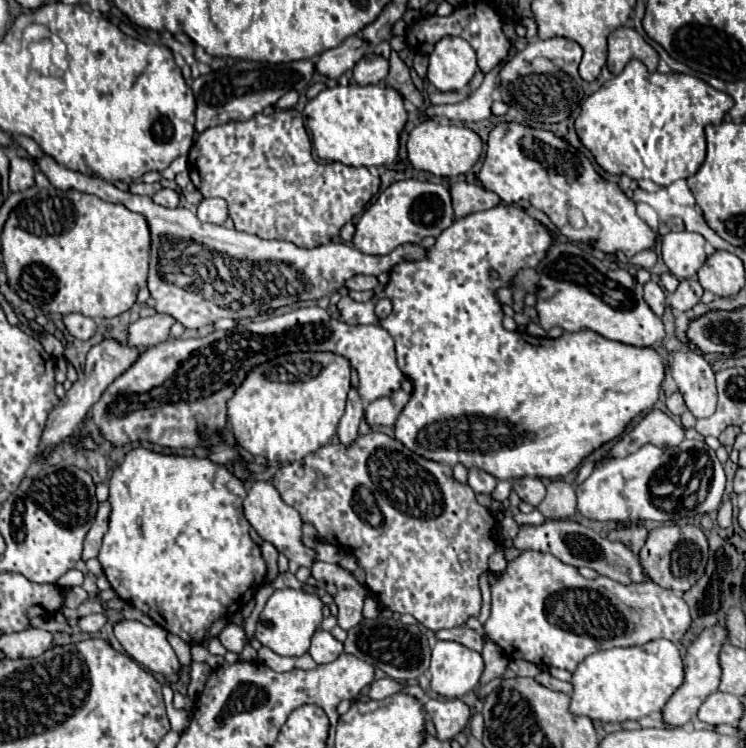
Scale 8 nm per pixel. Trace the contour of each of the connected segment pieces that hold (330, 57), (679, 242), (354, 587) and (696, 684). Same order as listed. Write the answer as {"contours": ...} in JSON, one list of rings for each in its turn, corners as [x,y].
{"contours":[[[[358,34],[350,36],[340,46],[324,50],[318,56],[318,60],[314,62],[314,68],[318,74],[322,74],[326,78],[340,78],[344,72],[354,68],[354,64],[366,54],[368,46],[370,44],[364,42]]],[[[668,232],[662,236],[662,260],[678,278],[692,278],[706,260],[706,240],[696,232]]],[[[314,562],[312,576],[320,582],[336,586],[334,602],[338,606],[338,626],[342,630],[356,626],[362,620],[362,606],[368,596],[368,586],[358,582],[346,568],[328,562]]],[[[716,624],[708,630],[704,630],[690,646],[688,646],[688,654],[684,658],[684,682],[682,686],[670,696],[670,700],[666,702],[666,706],[662,708],[662,722],[664,722],[664,728],[676,728],[676,726],[684,726],[688,724],[690,720],[694,720],[700,704],[712,694],[718,690],[718,684],[720,684],[720,664],[718,664],[718,652],[722,648],[722,644],[726,642],[728,634],[726,634],[726,628]]]]}

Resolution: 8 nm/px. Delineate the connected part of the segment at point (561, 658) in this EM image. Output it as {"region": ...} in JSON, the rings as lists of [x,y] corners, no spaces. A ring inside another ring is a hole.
{"region":[[[534,550],[520,552],[514,560],[506,564],[506,570],[498,574],[498,580],[490,584],[490,616],[484,624],[488,638],[498,644],[508,658],[516,654],[536,666],[556,666],[574,672],[576,666],[590,654],[614,646],[638,646],[656,638],[666,638],[674,644],[690,628],[690,610],[682,596],[666,590],[652,580],[620,584],[612,578],[598,576],[586,580],[574,566],[566,566],[552,554],[542,554]]]}

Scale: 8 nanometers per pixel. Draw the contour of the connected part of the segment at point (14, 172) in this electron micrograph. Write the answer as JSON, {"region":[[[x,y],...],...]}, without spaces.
{"region":[[[14,156],[10,160],[10,190],[20,192],[30,186],[34,186],[34,166],[28,160]]]}

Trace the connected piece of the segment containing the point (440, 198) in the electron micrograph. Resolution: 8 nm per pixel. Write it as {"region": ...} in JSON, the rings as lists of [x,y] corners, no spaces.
{"region":[[[402,180],[388,186],[362,214],[356,224],[352,244],[364,254],[388,254],[400,244],[422,242],[426,236],[440,236],[452,222],[454,214],[446,186],[420,180]]]}

